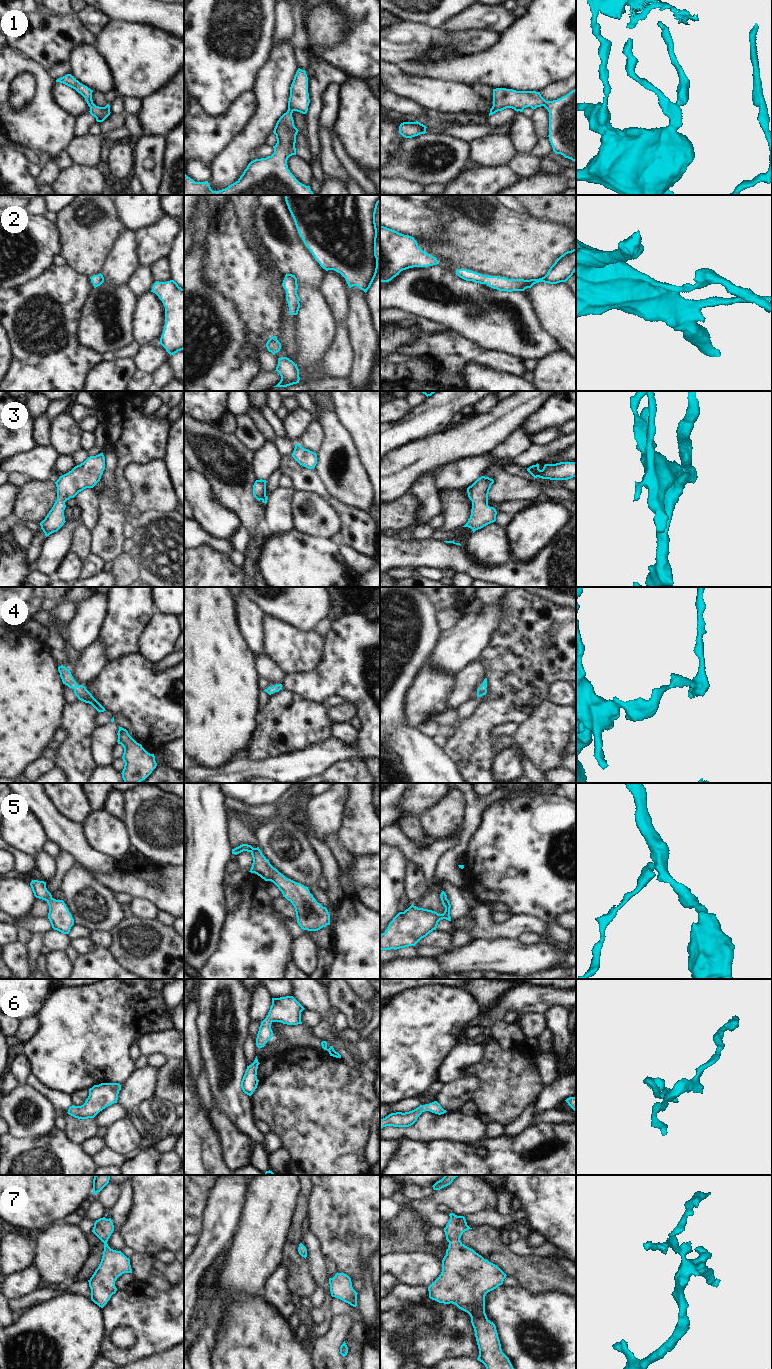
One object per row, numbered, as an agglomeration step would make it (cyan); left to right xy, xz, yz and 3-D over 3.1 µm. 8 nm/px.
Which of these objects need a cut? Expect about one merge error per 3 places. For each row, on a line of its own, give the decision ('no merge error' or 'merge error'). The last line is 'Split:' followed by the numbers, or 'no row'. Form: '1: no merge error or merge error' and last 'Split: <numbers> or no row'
1: no merge error
2: no merge error
3: no merge error
4: no merge error
5: no merge error
6: no merge error
7: no merge error
Split: no row

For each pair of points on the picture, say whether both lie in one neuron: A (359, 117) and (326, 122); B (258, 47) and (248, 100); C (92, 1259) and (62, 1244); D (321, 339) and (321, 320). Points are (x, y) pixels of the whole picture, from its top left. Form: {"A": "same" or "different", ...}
{"A": "different", "B": "different", "C": "different", "D": "same"}

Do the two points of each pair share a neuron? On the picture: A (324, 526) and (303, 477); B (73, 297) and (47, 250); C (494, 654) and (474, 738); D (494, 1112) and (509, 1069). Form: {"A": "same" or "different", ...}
{"A": "different", "B": "different", "C": "same", "D": "same"}

